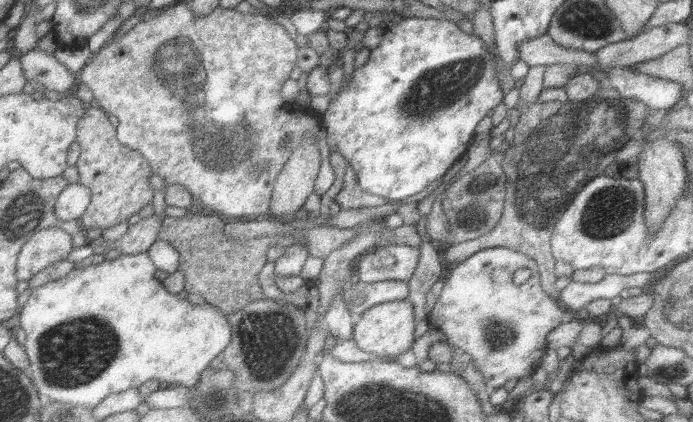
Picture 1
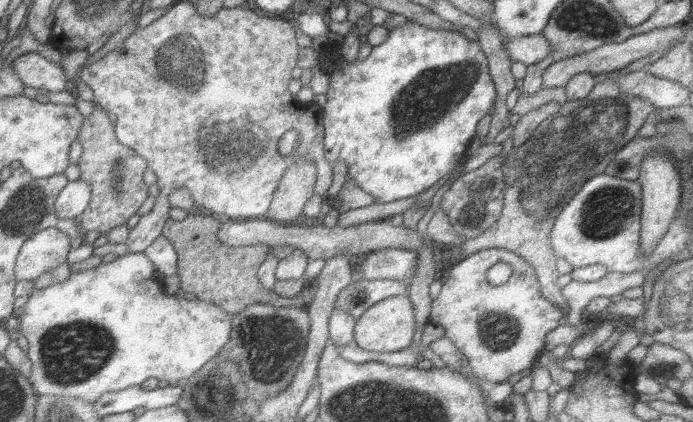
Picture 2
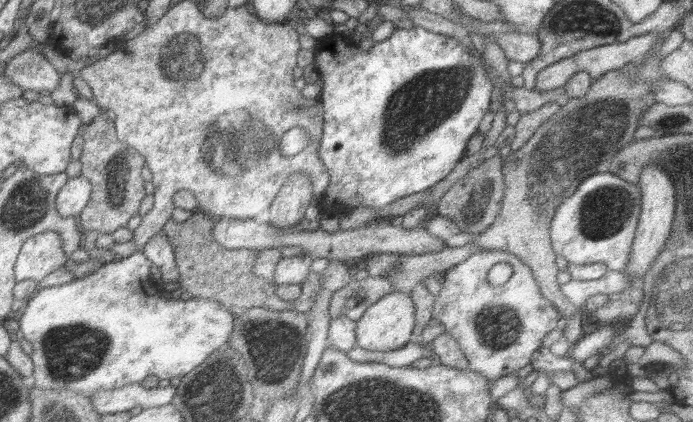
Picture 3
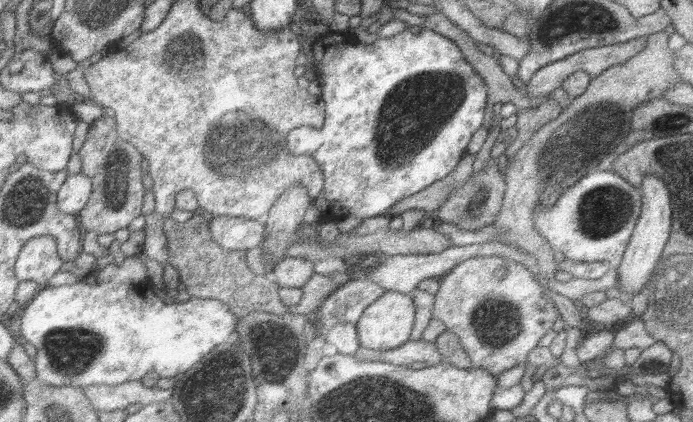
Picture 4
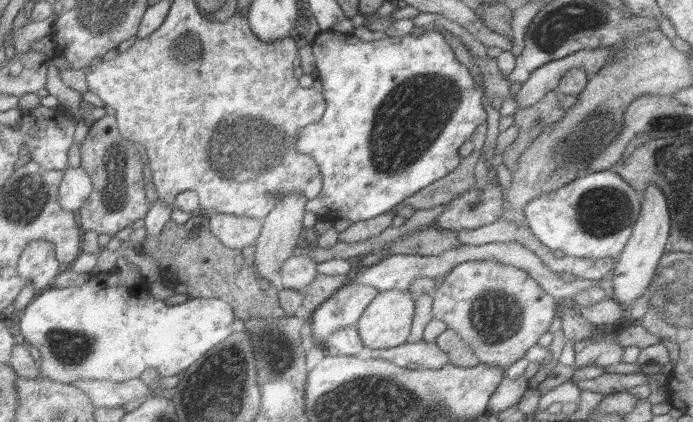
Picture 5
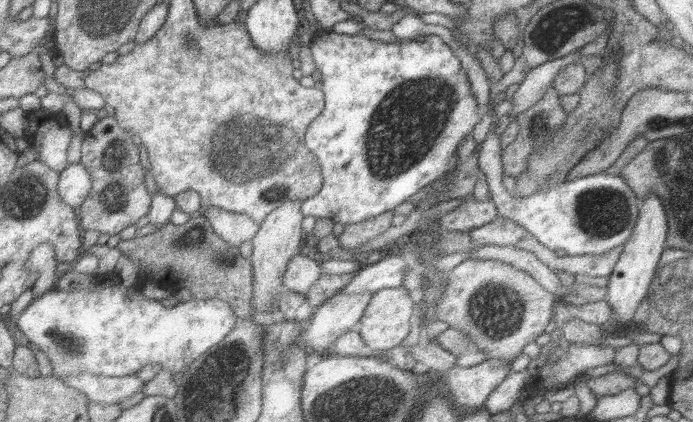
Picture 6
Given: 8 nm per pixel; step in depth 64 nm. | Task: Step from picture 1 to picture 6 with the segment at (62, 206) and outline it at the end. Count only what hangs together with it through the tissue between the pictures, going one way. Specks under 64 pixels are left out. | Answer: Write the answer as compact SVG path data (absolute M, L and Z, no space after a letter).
M83 162L81 164L71 164L61 174L61 184L59 184L61 198L65 200L65 204L73 206L75 210L79 210L87 202L93 188L95 188L93 176Z

